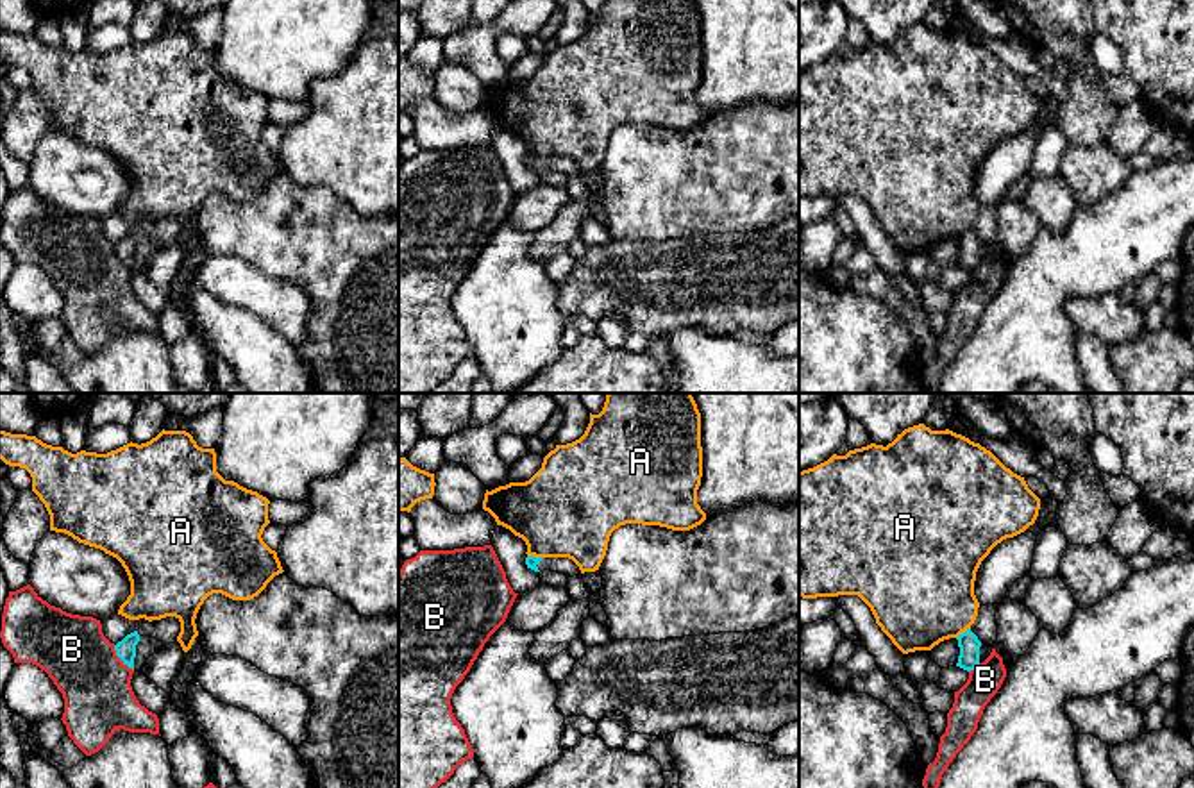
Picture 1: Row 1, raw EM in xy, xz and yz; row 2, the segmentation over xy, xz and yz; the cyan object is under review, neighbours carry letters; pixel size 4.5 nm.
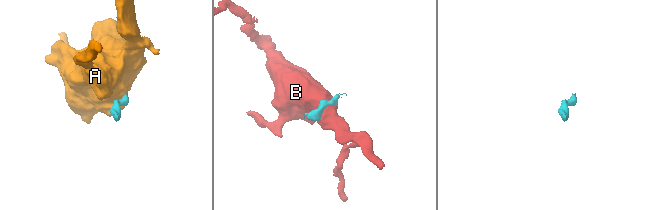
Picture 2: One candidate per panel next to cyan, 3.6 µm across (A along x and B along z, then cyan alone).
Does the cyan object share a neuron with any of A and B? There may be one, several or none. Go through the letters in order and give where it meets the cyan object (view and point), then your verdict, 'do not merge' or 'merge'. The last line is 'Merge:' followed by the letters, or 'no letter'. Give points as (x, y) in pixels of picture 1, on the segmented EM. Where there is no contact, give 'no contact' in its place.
A: yz (962, 633) | do not merge
B: xy (120, 658) | do not merge
Merge: no letter

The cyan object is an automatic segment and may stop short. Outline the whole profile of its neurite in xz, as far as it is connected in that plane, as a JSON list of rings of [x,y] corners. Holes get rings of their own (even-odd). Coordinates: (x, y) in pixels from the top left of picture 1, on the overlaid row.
[[[527,556],[526,565],[527,565],[527,568],[531,568],[534,572],[551,570],[551,572],[561,572],[567,577],[574,577],[574,575],[581,574],[579,566],[568,557],[534,557],[534,556]]]

